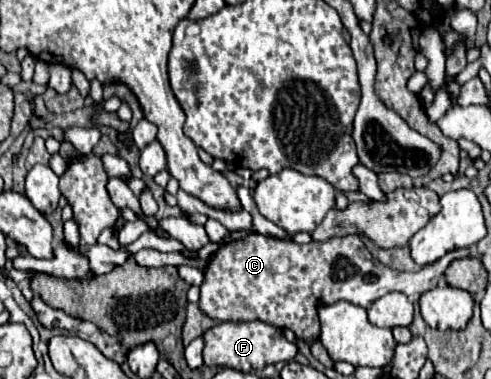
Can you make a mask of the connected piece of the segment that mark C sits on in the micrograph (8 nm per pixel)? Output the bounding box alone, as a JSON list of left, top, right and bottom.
[199,233,469,345]

